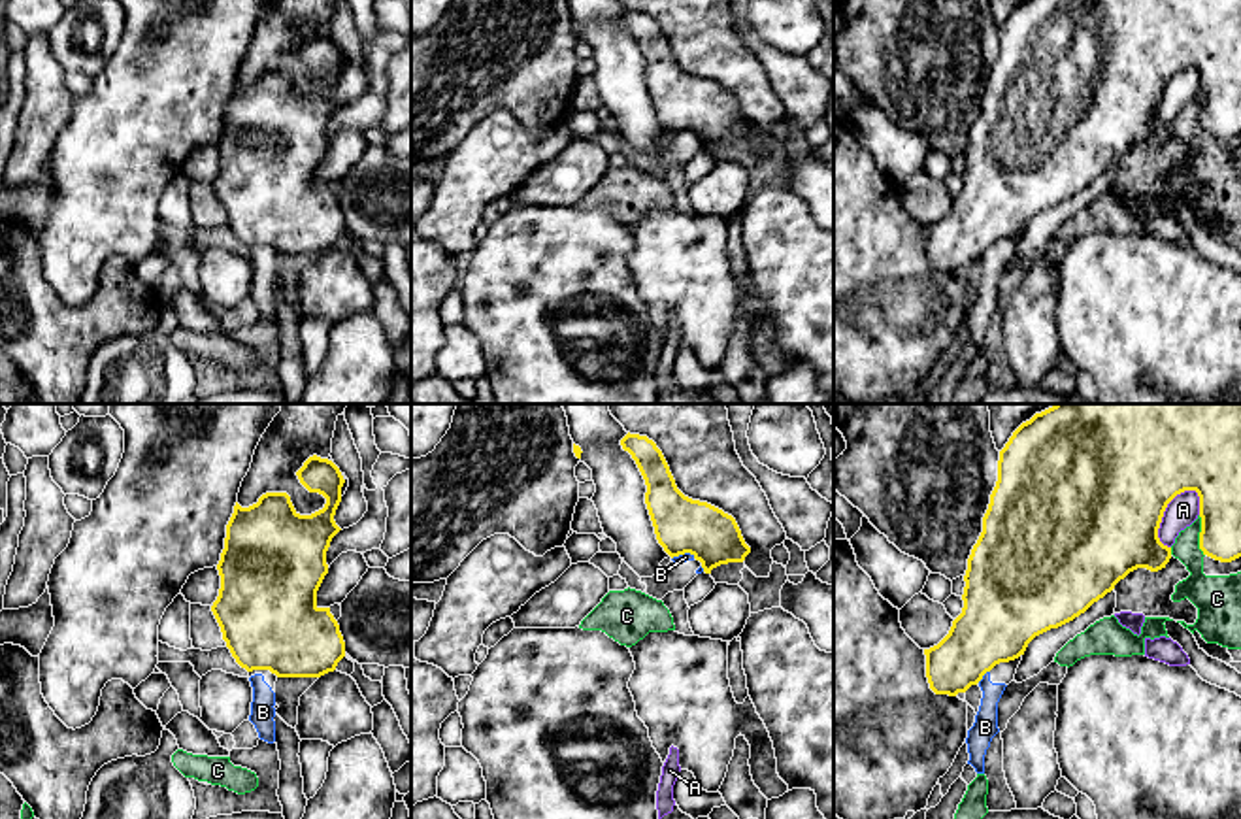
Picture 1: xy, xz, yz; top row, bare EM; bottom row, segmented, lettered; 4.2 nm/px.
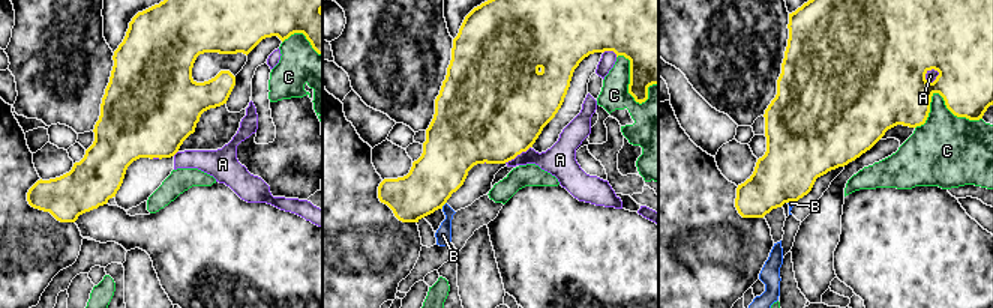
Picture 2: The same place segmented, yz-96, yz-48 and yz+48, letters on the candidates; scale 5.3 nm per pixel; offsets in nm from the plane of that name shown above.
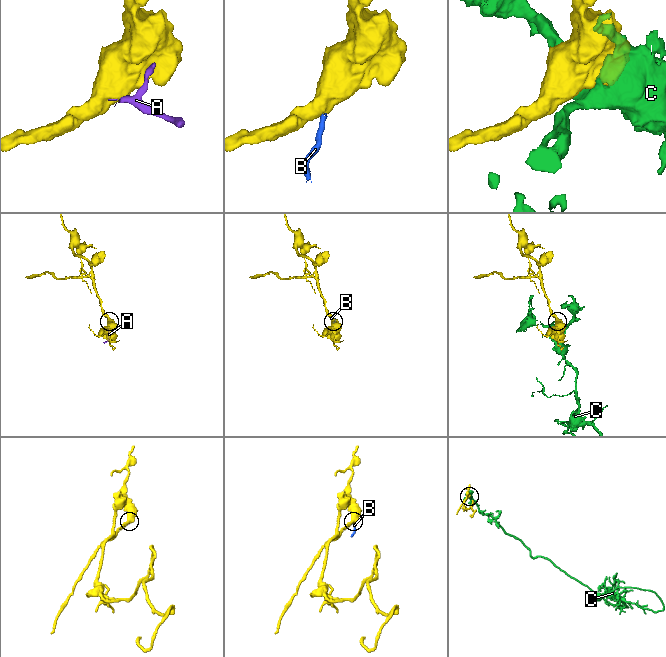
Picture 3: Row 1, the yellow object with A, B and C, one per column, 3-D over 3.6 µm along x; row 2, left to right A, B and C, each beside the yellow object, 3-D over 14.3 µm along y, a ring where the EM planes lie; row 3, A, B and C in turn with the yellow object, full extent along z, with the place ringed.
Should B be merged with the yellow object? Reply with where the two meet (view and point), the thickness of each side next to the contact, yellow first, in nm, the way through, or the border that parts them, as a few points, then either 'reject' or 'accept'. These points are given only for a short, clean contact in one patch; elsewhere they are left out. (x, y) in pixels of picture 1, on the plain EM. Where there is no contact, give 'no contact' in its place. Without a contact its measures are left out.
yz (983, 251) | 320/110 nm | along yz (989, 248), (977, 259) | reject

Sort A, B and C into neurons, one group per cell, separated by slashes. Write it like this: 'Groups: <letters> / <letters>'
Groups: A B / C

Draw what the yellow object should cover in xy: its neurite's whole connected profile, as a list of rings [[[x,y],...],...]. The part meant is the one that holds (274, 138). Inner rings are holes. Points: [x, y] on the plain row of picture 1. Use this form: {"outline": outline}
{"outline": [[[317,32],[309,34],[296,53],[309,70],[319,70],[326,75],[324,85],[311,92],[300,92],[287,70],[266,70],[249,85],[241,85],[236,79],[226,102],[224,126],[217,142],[221,166],[211,189],[221,204],[226,225],[247,249],[270,247],[277,255],[321,255],[334,249],[345,234],[345,219],[338,198],[330,191],[330,185],[317,183],[317,168],[328,151],[326,128],[332,115],[341,108],[334,92],[341,79],[345,57],[332,38]]]}

